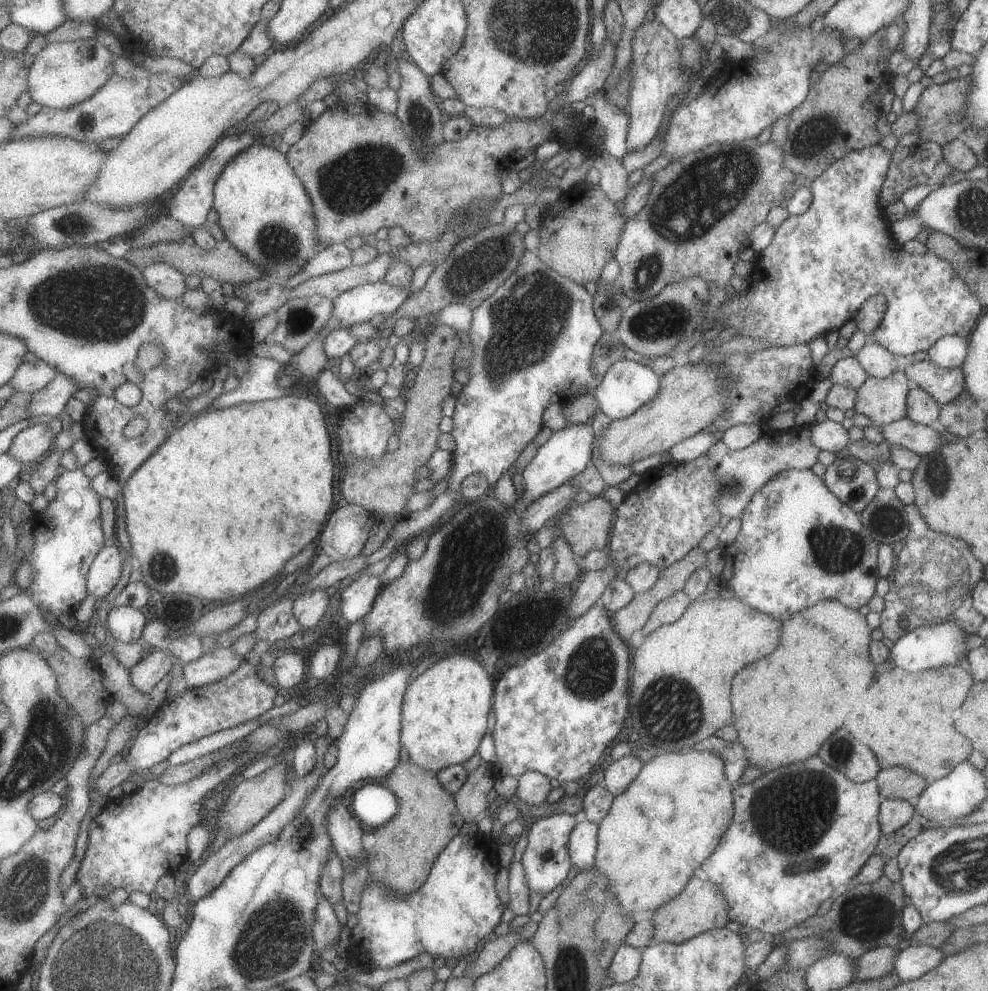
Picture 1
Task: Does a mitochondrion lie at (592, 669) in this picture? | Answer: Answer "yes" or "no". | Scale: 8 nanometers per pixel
yes

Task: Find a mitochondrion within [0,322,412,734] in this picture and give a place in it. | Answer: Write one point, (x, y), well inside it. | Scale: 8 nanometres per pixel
(164, 565)

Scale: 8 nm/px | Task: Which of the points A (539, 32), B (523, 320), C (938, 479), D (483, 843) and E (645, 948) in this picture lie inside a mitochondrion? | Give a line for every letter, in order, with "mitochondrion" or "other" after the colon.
A: mitochondrion
B: mitochondrion
C: mitochondrion
D: other
E: other

